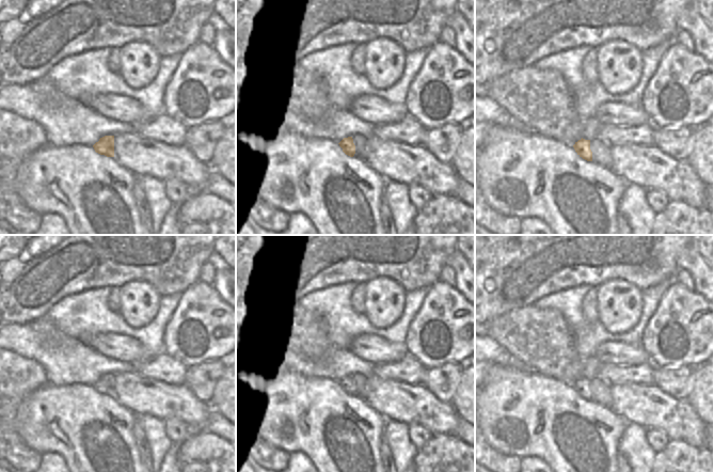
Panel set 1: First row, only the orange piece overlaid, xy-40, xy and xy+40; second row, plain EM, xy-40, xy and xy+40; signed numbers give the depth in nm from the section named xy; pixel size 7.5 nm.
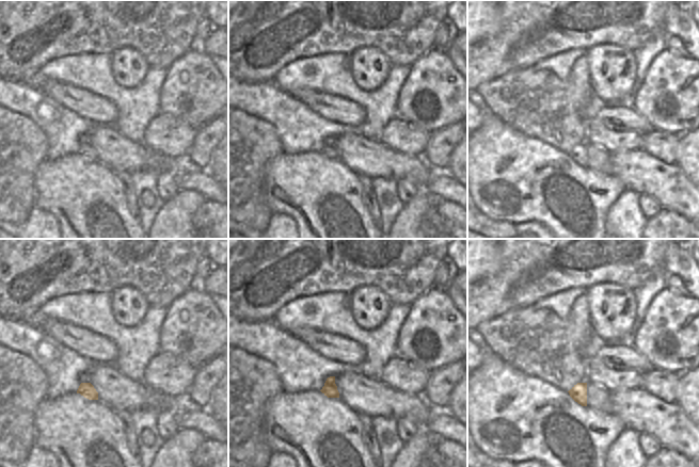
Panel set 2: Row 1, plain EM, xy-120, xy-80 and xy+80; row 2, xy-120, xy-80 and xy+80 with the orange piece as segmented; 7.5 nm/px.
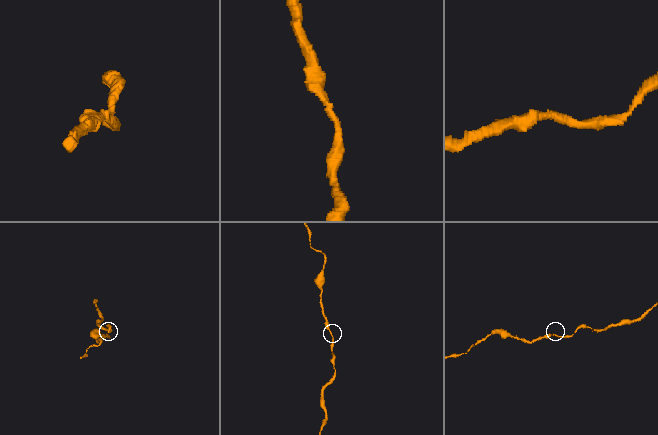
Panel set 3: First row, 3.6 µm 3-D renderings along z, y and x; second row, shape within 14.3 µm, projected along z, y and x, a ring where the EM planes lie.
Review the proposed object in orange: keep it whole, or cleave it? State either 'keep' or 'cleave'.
keep

